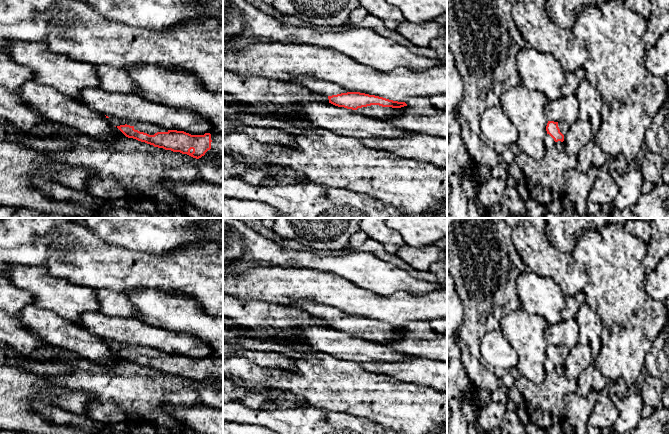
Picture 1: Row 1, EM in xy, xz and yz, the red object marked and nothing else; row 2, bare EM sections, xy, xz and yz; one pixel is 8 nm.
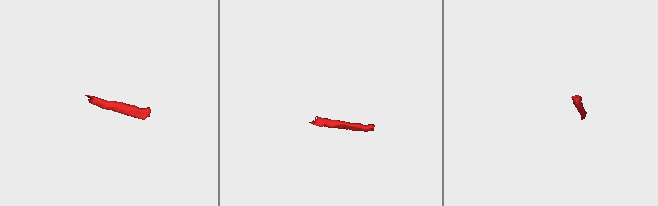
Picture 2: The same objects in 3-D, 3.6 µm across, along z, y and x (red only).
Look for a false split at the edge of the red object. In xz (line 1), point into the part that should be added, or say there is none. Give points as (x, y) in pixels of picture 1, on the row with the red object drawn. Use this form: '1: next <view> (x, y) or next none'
1: next xz (324, 88)

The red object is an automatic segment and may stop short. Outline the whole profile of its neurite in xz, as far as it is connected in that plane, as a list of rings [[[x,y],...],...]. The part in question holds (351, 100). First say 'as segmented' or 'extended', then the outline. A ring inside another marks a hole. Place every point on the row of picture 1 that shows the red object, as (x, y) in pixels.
extended; [[[297,77],[292,82],[315,93],[327,96],[329,103],[335,106],[356,110],[368,117],[376,117],[382,120],[401,115],[400,108],[407,106],[405,102],[393,101],[360,92],[349,92],[339,85],[312,77]]]

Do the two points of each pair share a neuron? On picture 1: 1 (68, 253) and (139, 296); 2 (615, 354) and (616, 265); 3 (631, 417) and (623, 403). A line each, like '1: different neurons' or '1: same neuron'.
1: different neurons
2: same neuron
3: same neuron

